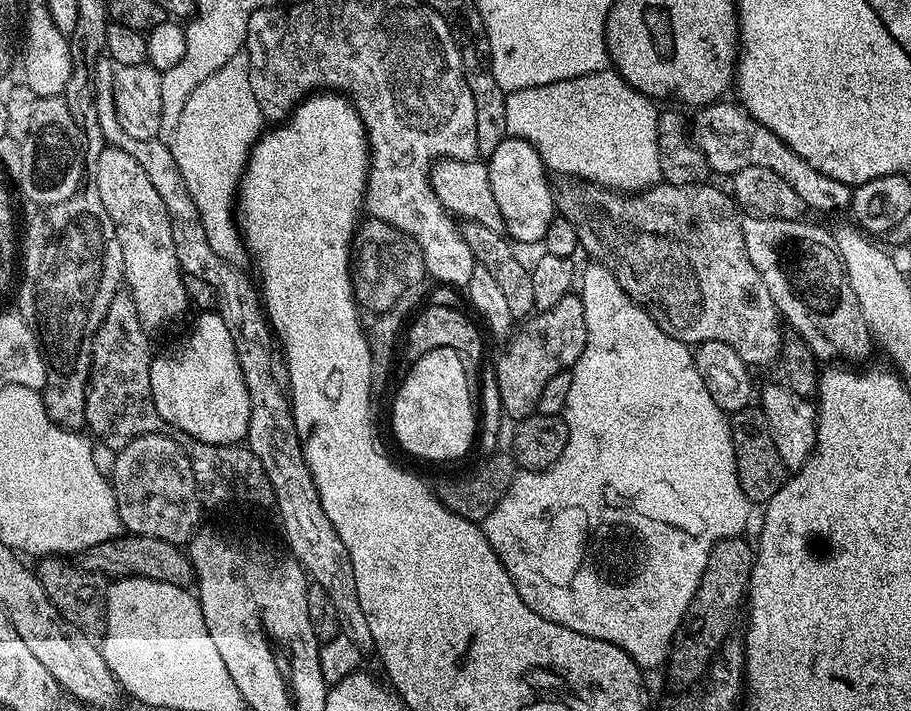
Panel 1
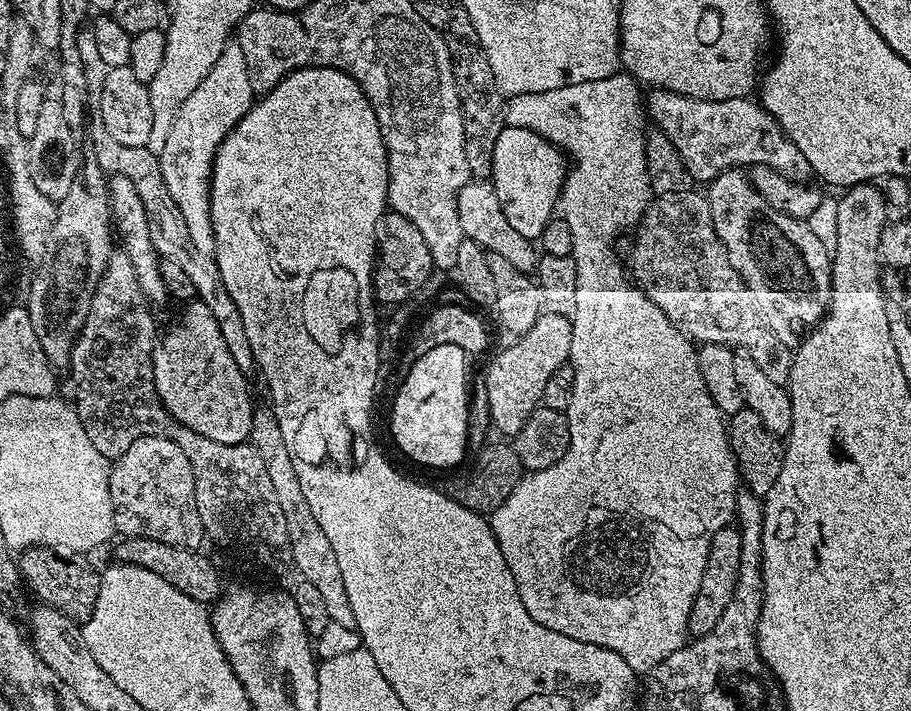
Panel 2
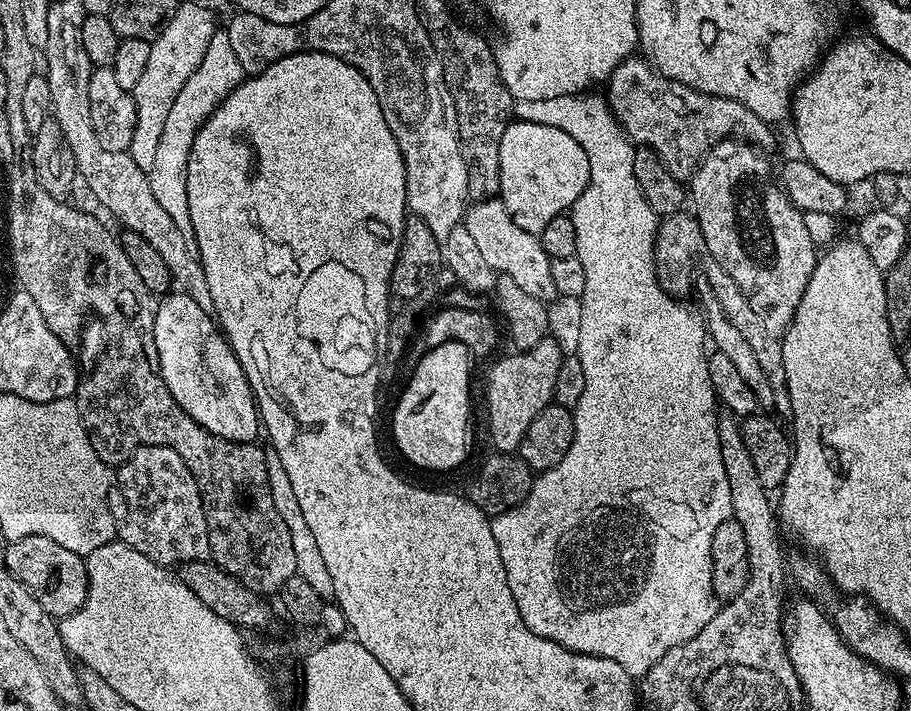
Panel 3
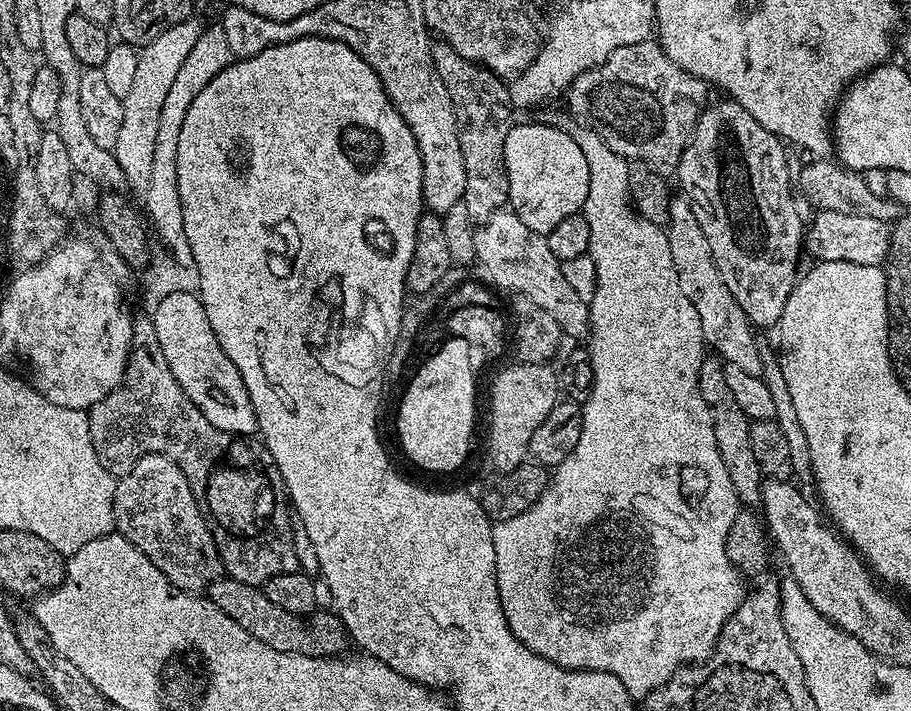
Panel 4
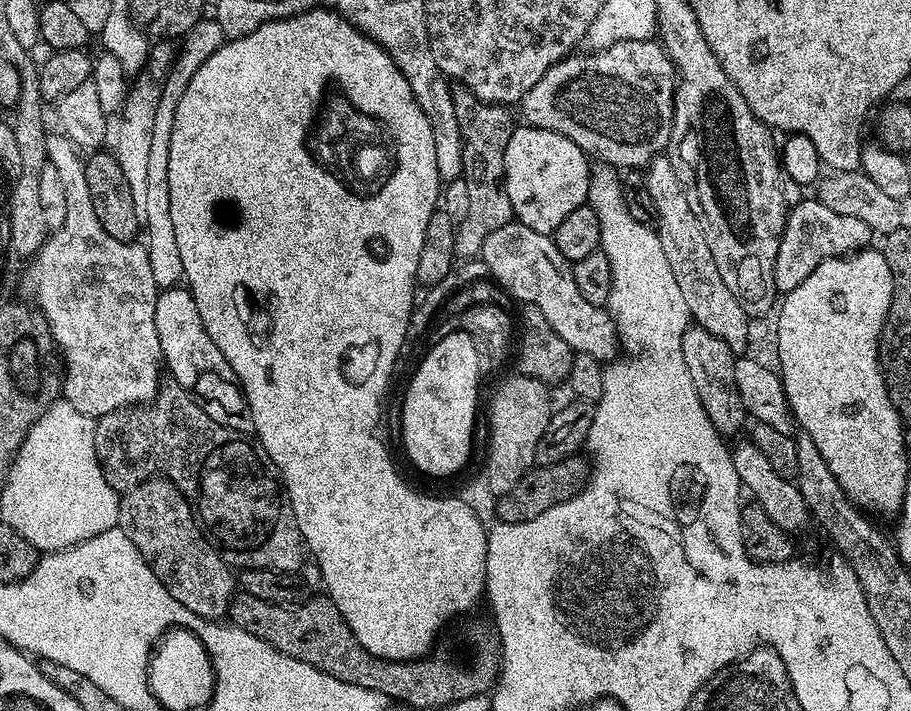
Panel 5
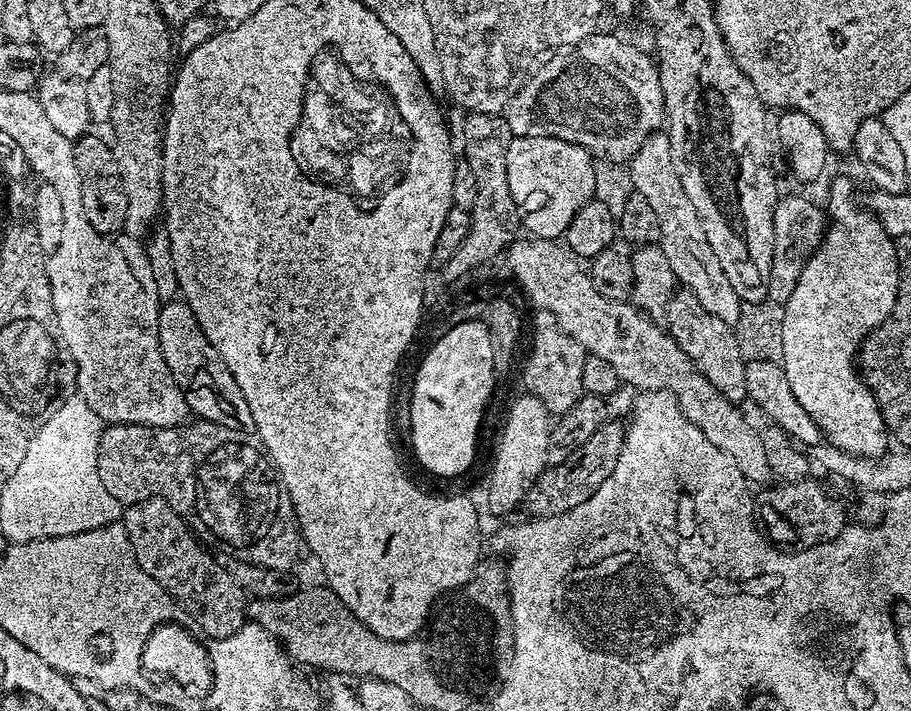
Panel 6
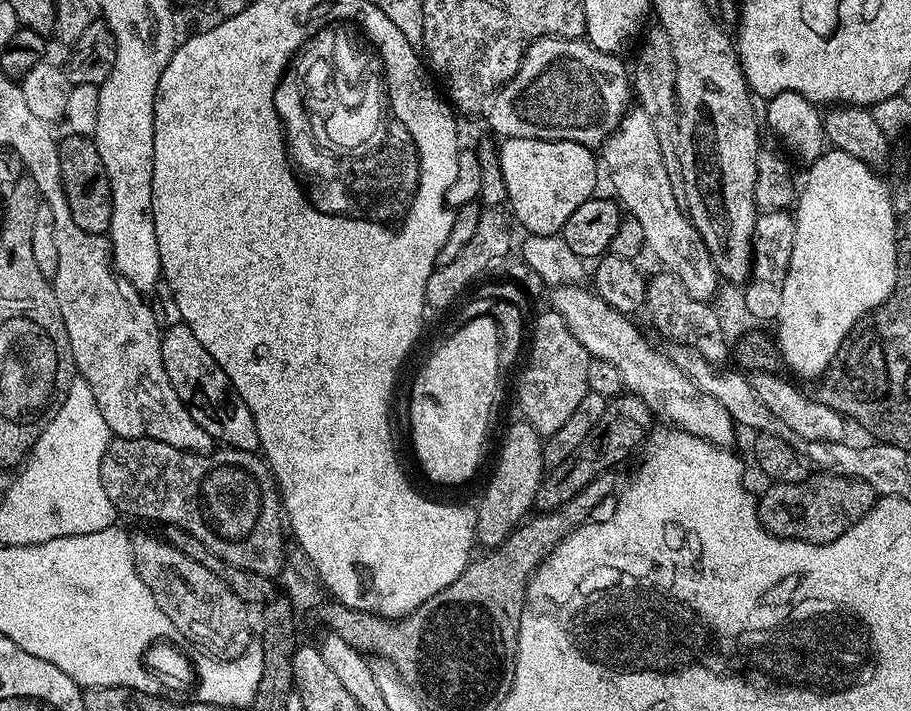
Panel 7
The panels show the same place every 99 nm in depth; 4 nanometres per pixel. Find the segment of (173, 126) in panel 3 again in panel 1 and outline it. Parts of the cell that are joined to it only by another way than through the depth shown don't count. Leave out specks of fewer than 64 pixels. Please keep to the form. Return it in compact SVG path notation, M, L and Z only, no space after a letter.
M243 51L234 54L234 58L230 58L230 62L226 62L226 66L222 66L222 70L214 70L214 74L210 74L210 78L206 78L206 82L202 82L202 86L198 86L198 90L194 90L194 94L190 94L190 98L186 98L186 106L182 106L182 114L178 114L178 126L174 126L170 137L170 147L172 149L172 157L176 163L178 174L182 178L182 182L186 186L186 190L190 194L190 198L194 202L194 206L200 215L202 222L202 230L206 232L206 242L210 246L210 250L214 250L214 254L218 254L223 260L228 261L229 264L236 266L241 262L240 259L245 259L246 245L241 237L237 221L234 219L234 197L238 192L238 185L240 182L240 174L244 170L245 164L248 162L248 154L252 150L252 145L260 138L262 134L262 117L260 115L260 107L258 102L254 102L254 90L250 90L250 66L248 65L248 58Z

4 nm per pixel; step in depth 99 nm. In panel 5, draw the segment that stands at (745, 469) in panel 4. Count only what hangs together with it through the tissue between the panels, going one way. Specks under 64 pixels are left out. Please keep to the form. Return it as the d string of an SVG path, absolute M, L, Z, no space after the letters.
M689 326L682 338L682 358L686 358L686 366L690 370L690 382L694 382L694 390L702 402L702 410L706 410L706 418L710 418L716 432L724 438L730 438L743 426L744 420L746 421L738 385L734 383L737 357L730 350L730 346L726 346L722 338L714 338L710 330Z

